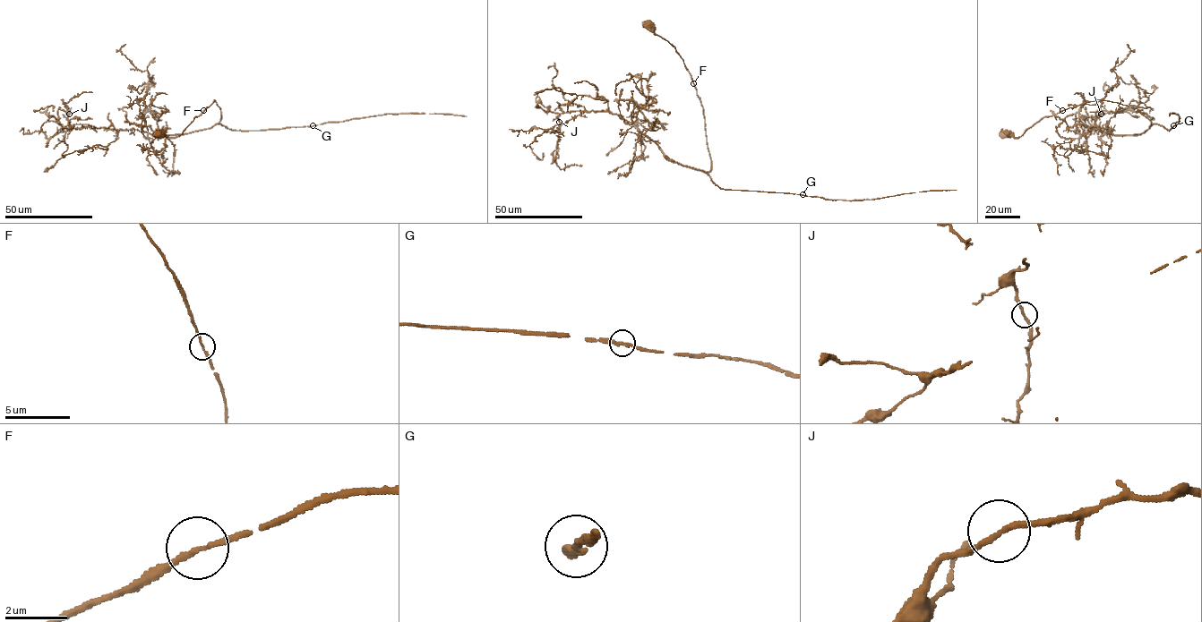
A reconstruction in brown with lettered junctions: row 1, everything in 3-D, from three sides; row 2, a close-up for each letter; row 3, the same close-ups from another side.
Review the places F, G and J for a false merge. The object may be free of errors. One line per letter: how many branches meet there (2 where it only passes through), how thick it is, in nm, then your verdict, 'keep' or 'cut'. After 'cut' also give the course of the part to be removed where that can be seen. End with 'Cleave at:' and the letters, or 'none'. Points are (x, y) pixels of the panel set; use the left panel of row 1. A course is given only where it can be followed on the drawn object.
F: 2 branches meet; 160 nm thick; keep
G: 2 branches meet; 200 nm thick; keep
J: 2 branches meet; 180 nm thick; keep
Cleave at: none

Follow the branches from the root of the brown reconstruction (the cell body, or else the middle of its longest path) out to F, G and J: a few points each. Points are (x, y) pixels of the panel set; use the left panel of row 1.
F: (158, 134), (178, 137), (203, 110)
G: (158, 134), (178, 137), (214, 99), (221, 114), (221, 118), (216, 124), (231, 130), (313, 125)
J: (158, 134), (178, 137), (214, 99), (220, 108), (221, 118), (210, 127), (175, 135), (71, 127), (69, 115)

